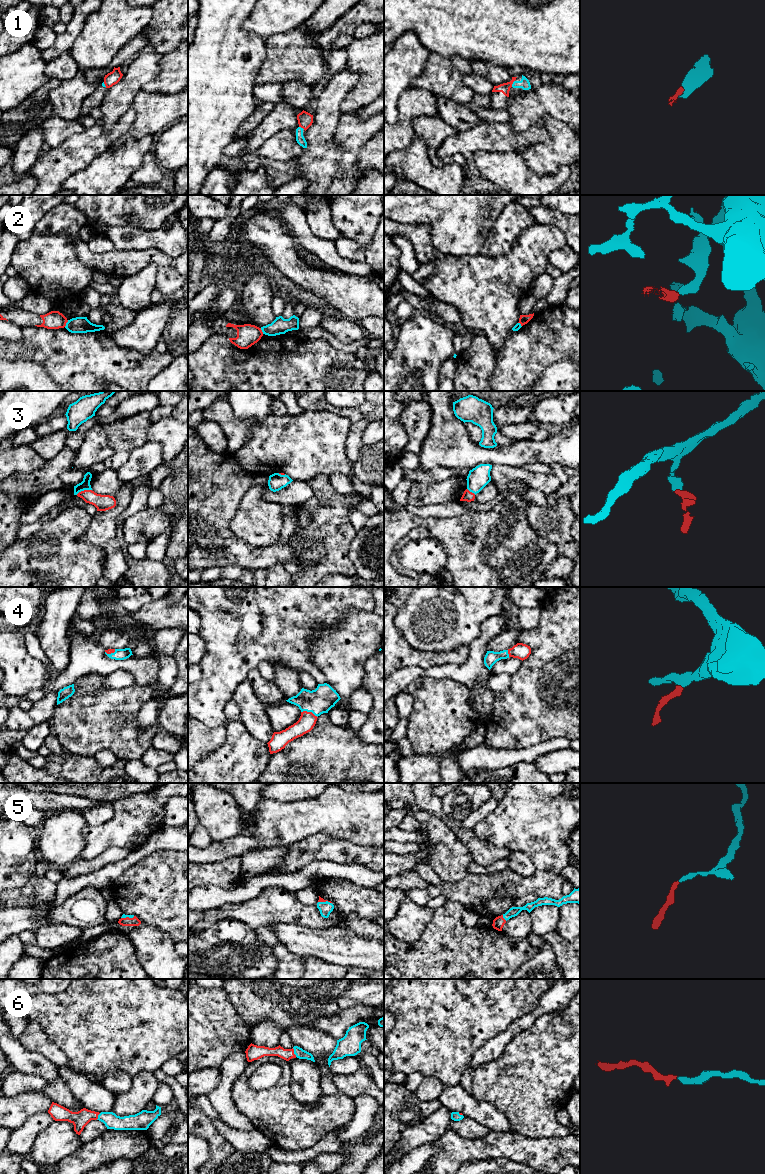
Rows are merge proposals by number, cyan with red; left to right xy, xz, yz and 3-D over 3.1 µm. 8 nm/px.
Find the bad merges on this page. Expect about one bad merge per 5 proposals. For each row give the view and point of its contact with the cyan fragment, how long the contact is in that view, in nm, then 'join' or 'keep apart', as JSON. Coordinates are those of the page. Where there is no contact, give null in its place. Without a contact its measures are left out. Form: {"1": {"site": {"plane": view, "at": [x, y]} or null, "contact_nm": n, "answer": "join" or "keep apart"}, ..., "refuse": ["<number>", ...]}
{"1": {"site": {"plane": "yz", "at": [513, 83]}, "contact_nm": 60, "answer": "join"}, "2": {"site": {"plane": "xy", "at": [66, 323]}, "contact_nm": 70, "answer": "keep apart"}, "3": {"site": {"plane": "xy", "at": [83, 490]}, "contact_nm": 130, "answer": "join"}, "4": {"site": {"plane": "xz", "at": [309, 711]}, "contact_nm": 140, "answer": "join"}, "5": {"site": {"plane": "yz", "at": [504, 918]}, "contact_nm": 60, "answer": "join"}, "6": {"site": {"plane": "xz", "at": [294, 1052]}, "contact_nm": 80, "answer": "join"}, "refuse": ["2"]}

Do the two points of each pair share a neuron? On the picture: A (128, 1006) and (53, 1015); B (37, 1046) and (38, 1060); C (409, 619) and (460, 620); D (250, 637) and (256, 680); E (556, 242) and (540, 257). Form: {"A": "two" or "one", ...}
{"A": "one", "B": "two", "C": "one", "D": "two", "E": "one"}

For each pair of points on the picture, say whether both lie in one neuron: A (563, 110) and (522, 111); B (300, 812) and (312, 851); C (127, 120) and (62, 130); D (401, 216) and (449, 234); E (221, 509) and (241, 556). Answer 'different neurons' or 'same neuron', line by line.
A: same neuron
B: different neurons
C: different neurons
D: same neuron
E: same neuron

